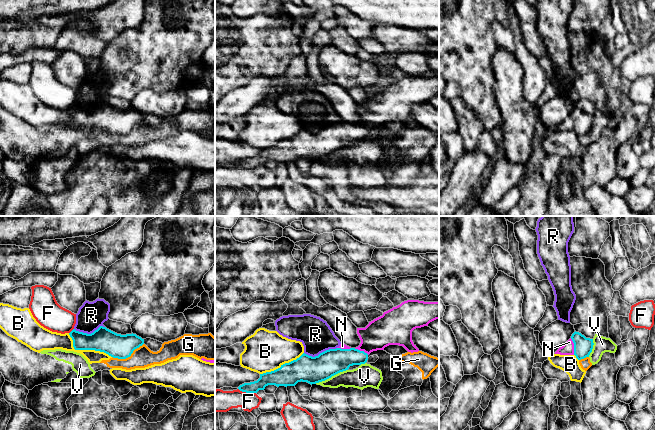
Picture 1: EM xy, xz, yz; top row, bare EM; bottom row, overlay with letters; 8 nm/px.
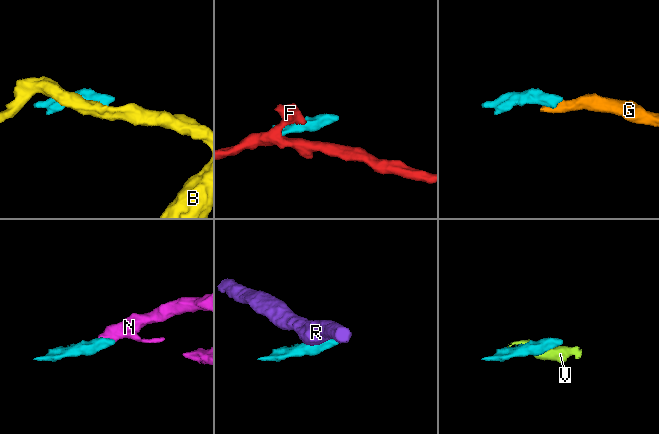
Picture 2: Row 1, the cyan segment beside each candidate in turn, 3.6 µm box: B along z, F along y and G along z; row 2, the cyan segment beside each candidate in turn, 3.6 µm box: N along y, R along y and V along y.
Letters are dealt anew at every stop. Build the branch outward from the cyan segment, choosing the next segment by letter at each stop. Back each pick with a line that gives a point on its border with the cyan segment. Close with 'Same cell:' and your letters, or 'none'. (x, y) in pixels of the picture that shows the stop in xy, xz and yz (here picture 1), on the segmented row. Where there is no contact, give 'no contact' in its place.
N: contact yz (574, 346)
Same cell: N

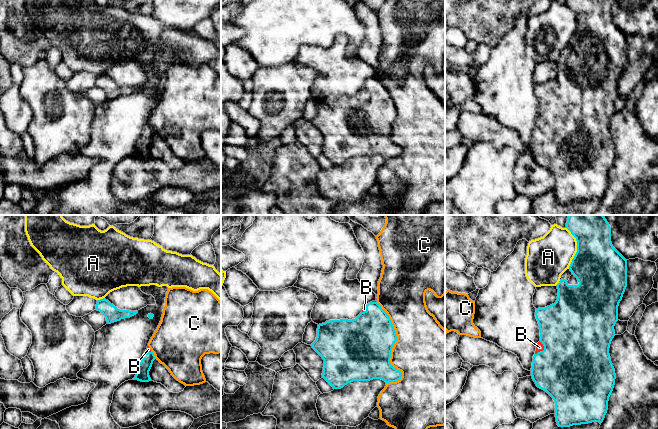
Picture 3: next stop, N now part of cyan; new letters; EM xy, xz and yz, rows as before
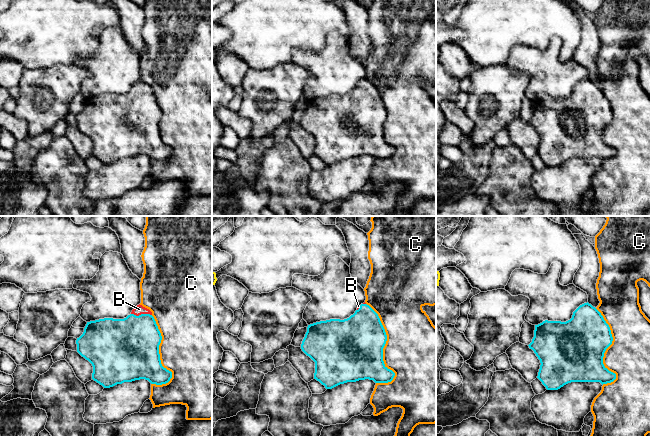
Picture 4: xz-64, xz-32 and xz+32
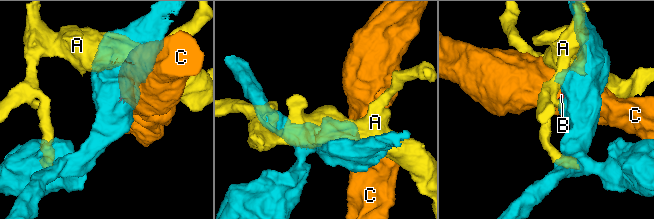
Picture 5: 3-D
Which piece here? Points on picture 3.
B: contact yz (544, 349)
Same cell: B

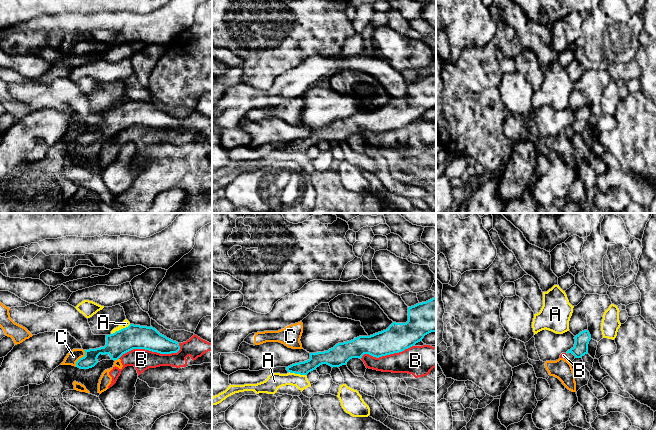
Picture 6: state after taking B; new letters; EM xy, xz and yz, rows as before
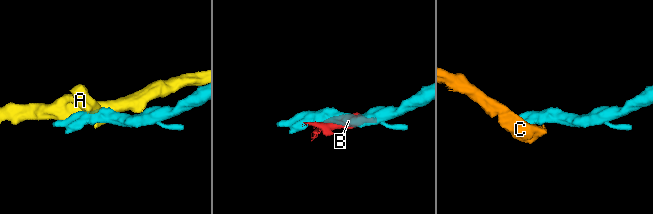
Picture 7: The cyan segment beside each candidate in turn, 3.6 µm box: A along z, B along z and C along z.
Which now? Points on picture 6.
Same cell: none

